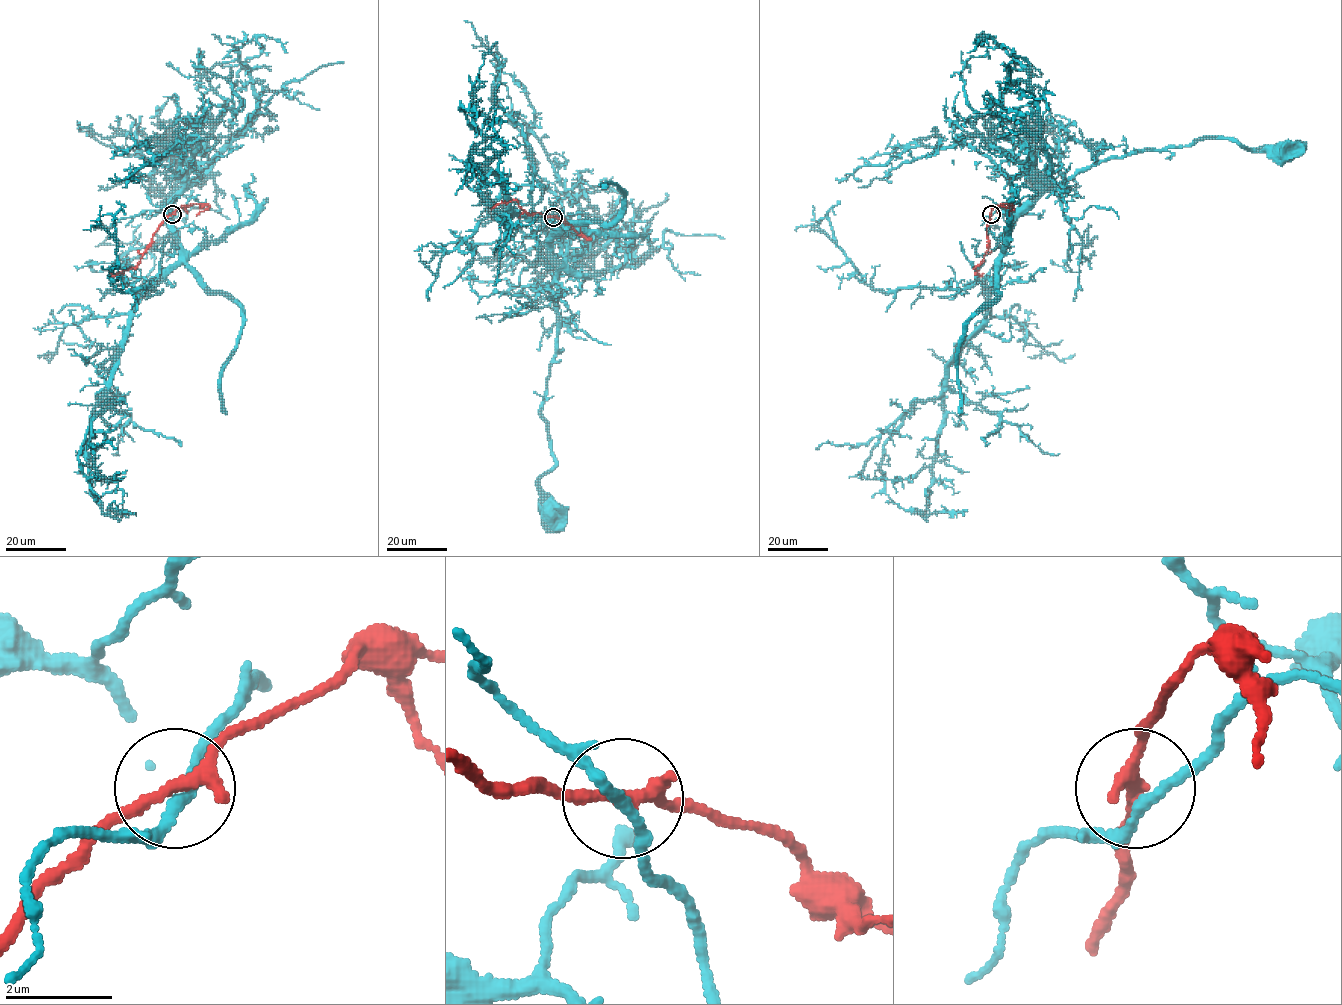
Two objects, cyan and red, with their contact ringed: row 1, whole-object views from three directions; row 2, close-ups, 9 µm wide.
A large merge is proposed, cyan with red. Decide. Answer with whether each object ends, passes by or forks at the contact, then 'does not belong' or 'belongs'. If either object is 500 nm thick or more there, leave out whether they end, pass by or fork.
cyan passes by | red passes by | does not belong

